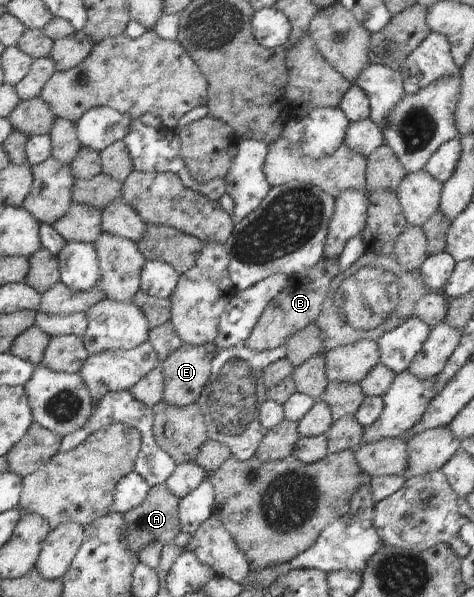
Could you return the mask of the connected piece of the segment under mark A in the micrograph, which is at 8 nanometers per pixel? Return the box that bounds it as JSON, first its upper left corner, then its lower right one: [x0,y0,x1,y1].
[122,483,181,554]

